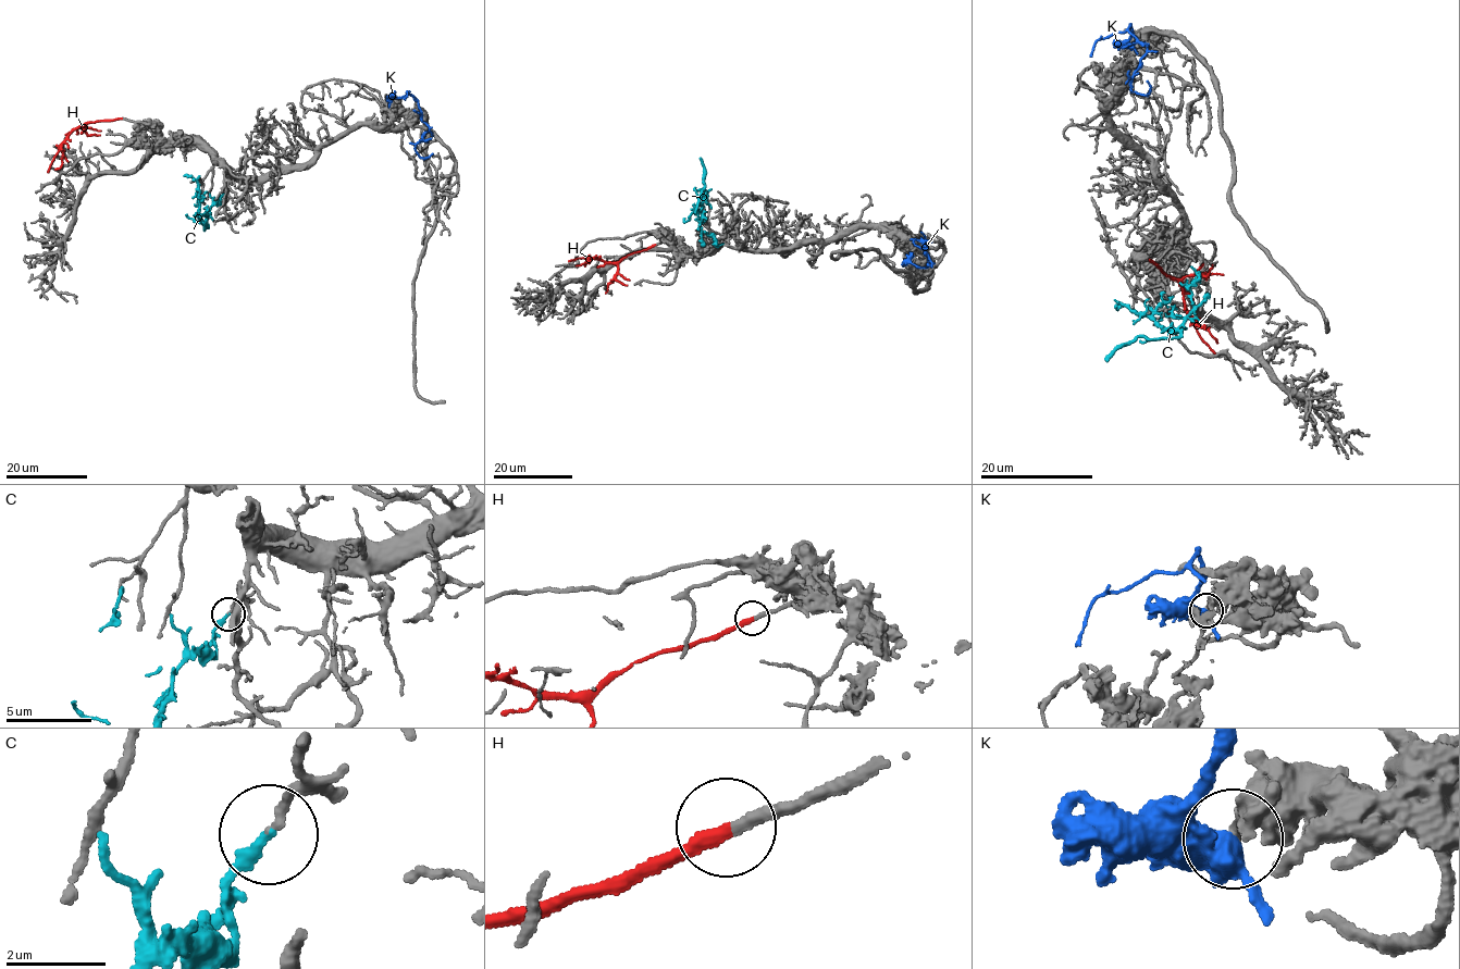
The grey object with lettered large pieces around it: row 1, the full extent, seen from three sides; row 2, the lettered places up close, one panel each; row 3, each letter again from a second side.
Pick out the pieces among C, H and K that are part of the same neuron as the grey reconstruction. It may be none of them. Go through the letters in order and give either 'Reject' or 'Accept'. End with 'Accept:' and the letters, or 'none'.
C: Reject
H: Accept
K: Reject
Accept: H

